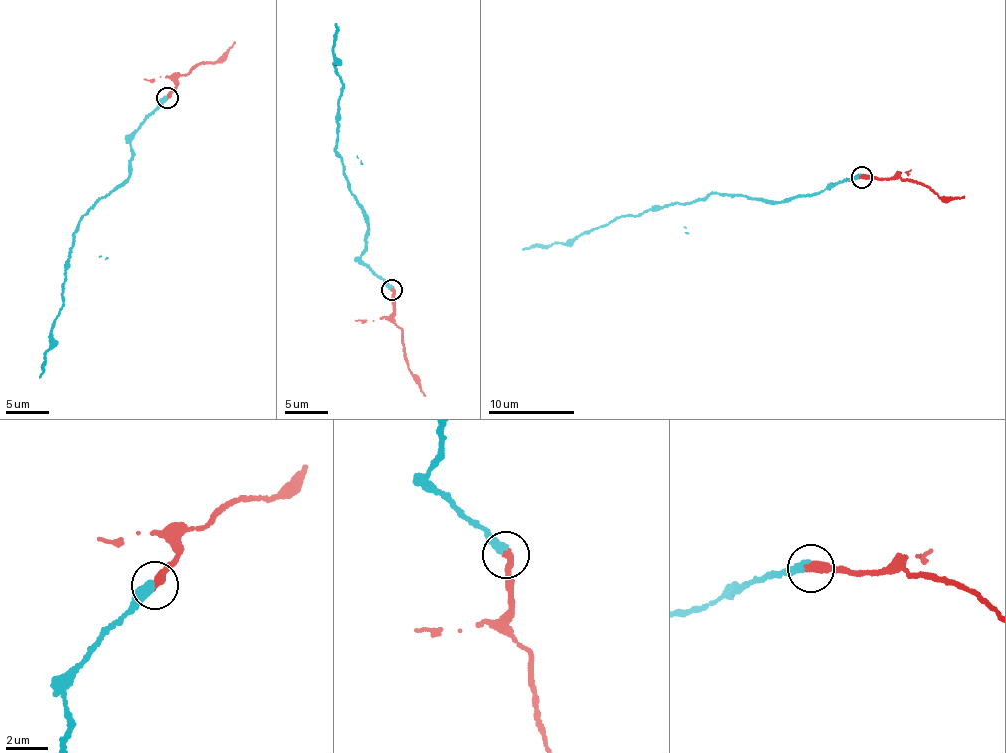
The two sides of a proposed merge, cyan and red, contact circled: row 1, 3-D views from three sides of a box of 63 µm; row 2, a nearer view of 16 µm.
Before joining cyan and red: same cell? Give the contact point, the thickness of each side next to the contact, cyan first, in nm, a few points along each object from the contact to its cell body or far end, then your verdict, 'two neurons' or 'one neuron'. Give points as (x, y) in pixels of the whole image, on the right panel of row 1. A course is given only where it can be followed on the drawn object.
at (862, 177); 440 nm thick on the cyan side, 400 nm on the other; cyan runs (860, 177), (806, 197), (766, 200), (712, 192), (687, 203), (619, 215), (567, 244), (522, 250); red runs (862, 178), (897, 178), (924, 183), (945, 198), (964, 196); one neuron

